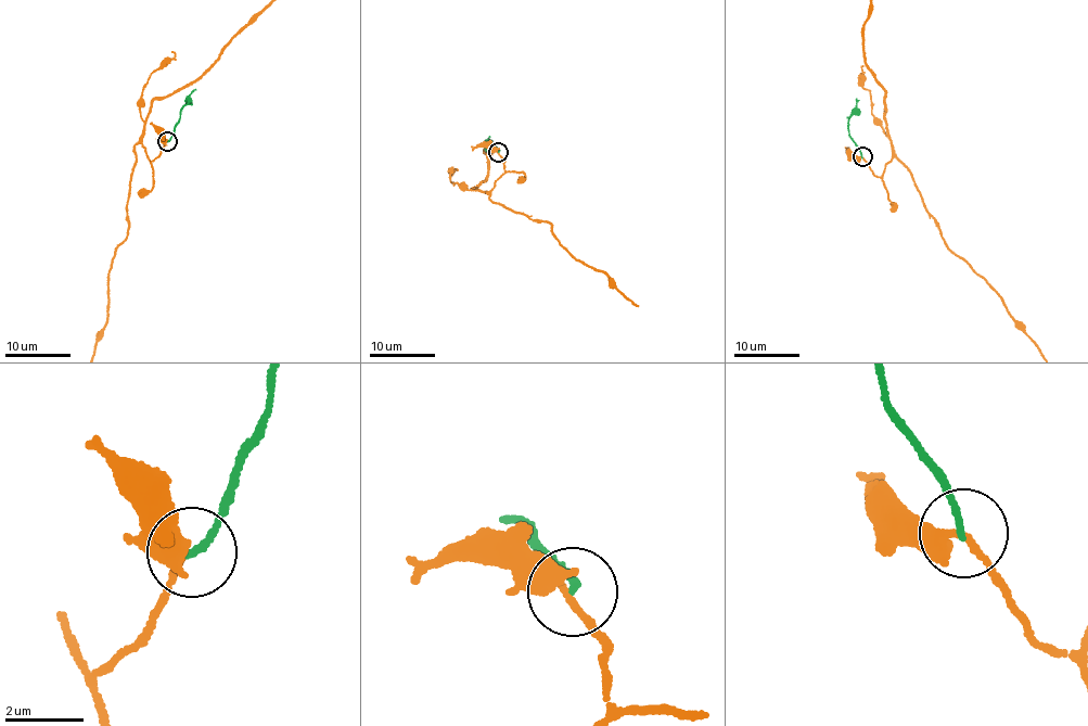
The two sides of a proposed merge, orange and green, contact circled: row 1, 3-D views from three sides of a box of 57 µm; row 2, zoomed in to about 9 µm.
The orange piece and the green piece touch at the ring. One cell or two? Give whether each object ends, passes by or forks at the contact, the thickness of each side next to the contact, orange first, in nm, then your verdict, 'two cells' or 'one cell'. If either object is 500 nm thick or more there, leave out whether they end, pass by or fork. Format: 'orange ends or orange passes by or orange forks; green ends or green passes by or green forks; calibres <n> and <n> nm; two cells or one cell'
orange passes by; green ends; calibres 280 and 160 nm; two cells

